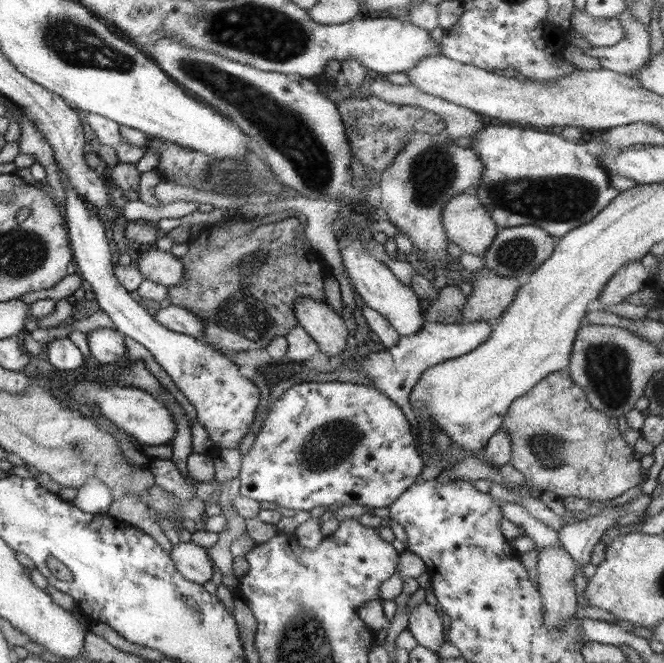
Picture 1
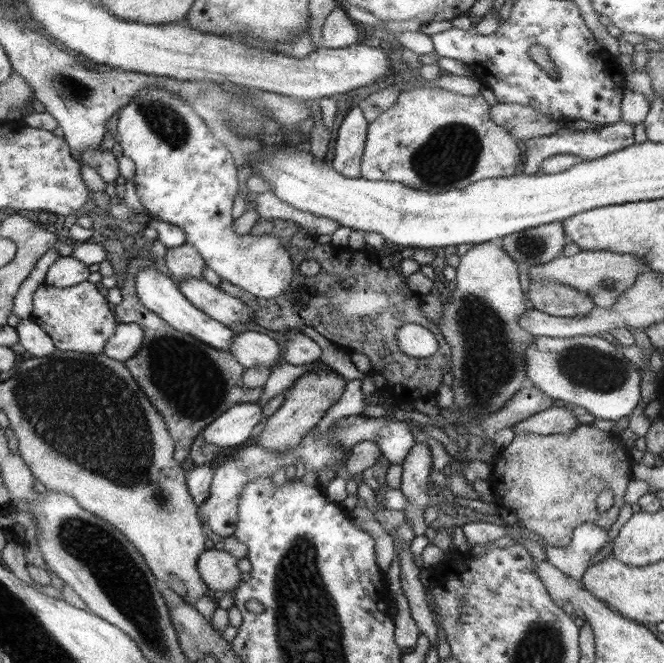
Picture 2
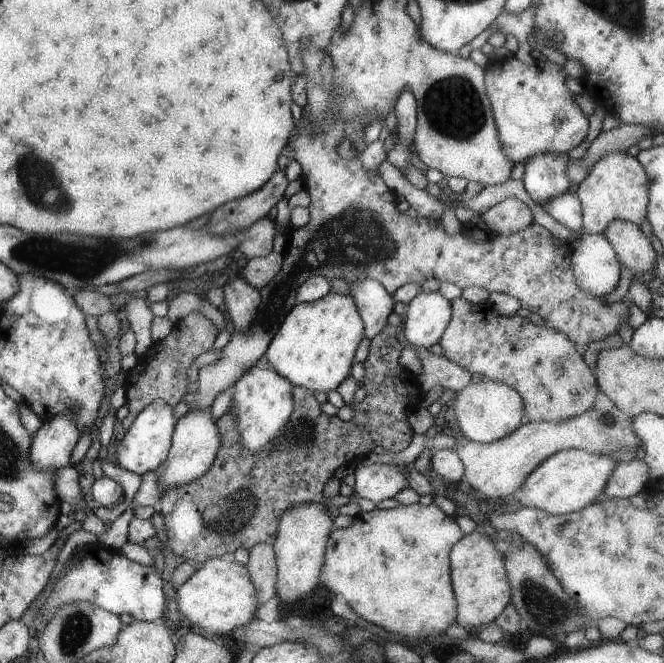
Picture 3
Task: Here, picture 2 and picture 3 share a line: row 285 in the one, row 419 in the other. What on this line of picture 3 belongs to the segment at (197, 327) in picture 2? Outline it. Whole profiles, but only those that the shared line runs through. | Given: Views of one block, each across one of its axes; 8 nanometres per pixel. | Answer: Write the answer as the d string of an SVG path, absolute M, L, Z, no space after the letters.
M153 400L137 416L131 420L129 428L124 430L123 438L115 446L112 453L115 464L133 474L141 475L148 471L154 471L167 456L171 446L171 435L176 423L173 417L172 406L165 404L163 400Z

